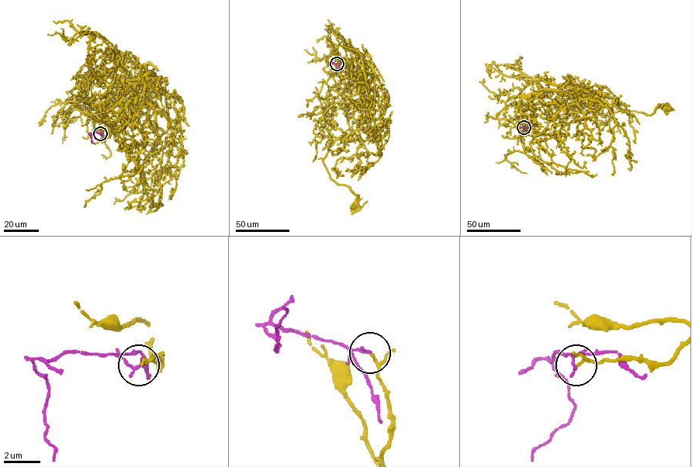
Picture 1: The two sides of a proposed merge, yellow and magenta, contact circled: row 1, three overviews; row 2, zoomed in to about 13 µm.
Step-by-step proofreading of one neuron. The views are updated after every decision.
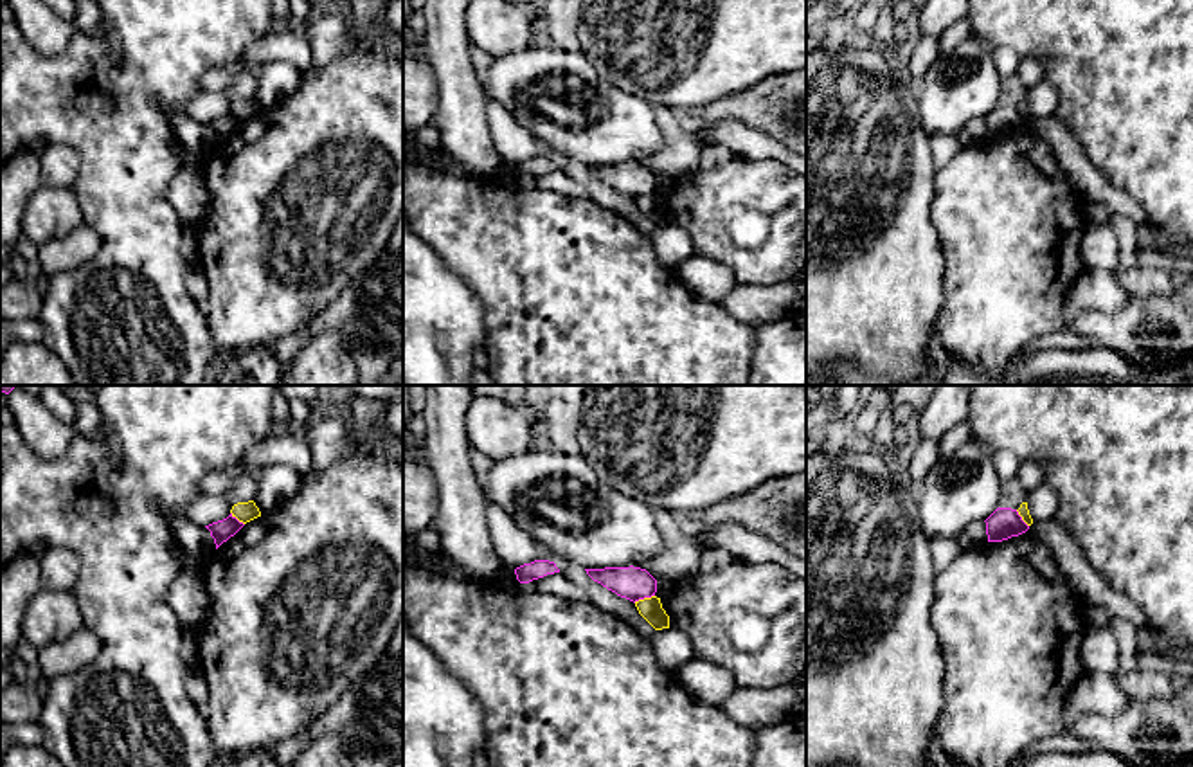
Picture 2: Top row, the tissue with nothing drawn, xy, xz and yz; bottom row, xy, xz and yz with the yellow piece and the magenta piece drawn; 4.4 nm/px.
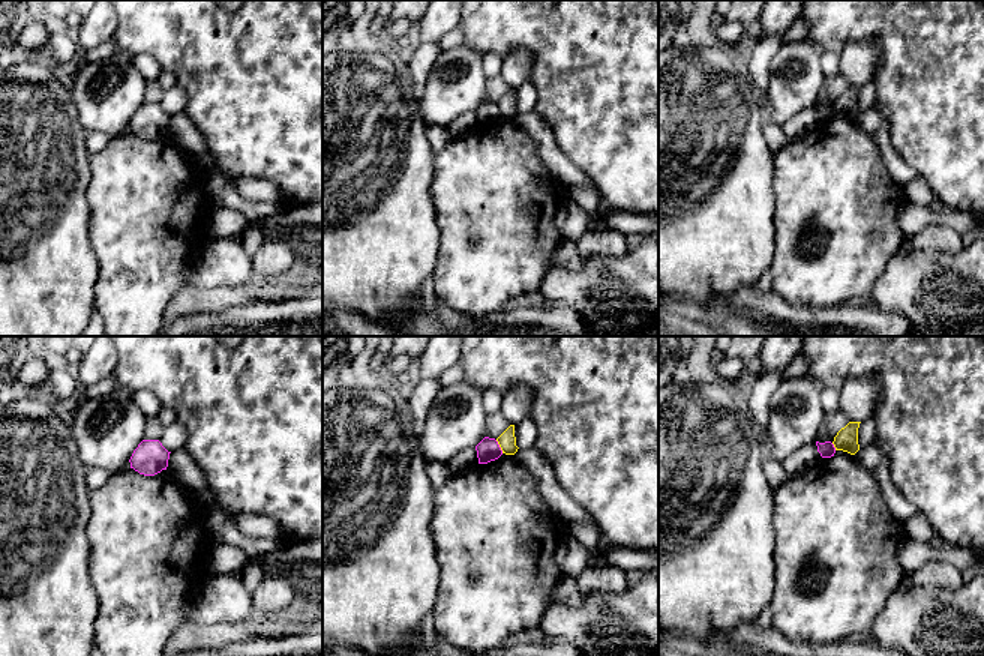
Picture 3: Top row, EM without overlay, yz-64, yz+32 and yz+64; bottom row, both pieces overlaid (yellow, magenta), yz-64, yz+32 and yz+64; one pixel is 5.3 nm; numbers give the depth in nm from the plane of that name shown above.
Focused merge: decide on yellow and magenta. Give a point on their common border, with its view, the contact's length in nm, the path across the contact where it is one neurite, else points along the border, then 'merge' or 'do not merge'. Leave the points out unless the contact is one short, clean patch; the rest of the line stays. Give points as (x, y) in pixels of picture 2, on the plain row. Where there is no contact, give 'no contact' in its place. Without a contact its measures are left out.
meets yellow in xz at (643, 197); contact 100 nm long; border along xz (654, 191), (634, 198); do not merge

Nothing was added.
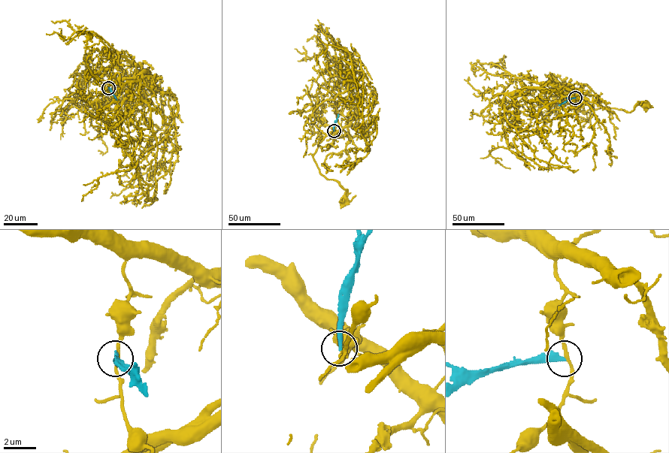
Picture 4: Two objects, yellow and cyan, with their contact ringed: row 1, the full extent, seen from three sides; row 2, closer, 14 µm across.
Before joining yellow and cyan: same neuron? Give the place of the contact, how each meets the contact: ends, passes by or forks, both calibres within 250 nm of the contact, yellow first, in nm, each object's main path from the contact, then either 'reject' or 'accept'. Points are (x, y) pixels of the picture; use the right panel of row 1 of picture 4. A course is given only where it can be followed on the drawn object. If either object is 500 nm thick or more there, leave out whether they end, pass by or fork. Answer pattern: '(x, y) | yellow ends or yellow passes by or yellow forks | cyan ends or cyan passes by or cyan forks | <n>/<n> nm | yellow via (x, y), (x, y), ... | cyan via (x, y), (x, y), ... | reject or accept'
(575, 98) | yellow passes by | cyan ends | 180/300 nm | yellow via (575, 98), (577, 91), (586, 104), (579, 110), (586, 112), (608, 107), (630, 112), (637, 105), (645, 104) | cyan via (575, 98), (559, 105) | reject

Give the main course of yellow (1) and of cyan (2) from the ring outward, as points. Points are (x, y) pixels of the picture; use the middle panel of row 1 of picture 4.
1: (334, 131), (338, 135), (333, 142), (331, 135), (324, 137), (313, 159), (322, 174), (346, 190), (345, 200)
2: (333, 131), (338, 114)

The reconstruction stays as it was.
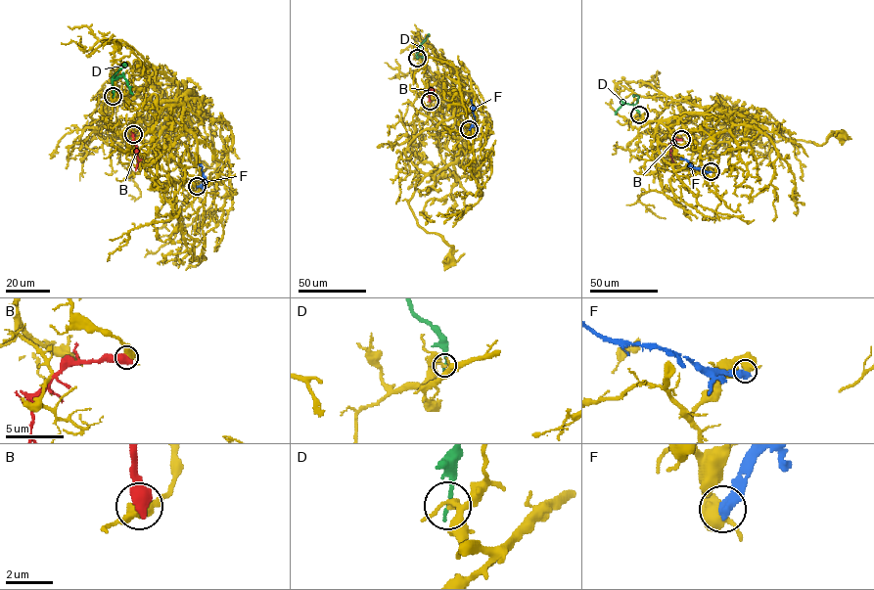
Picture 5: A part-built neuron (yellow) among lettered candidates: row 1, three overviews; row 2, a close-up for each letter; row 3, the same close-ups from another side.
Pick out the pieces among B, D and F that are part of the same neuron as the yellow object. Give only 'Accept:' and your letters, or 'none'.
Accept: none

